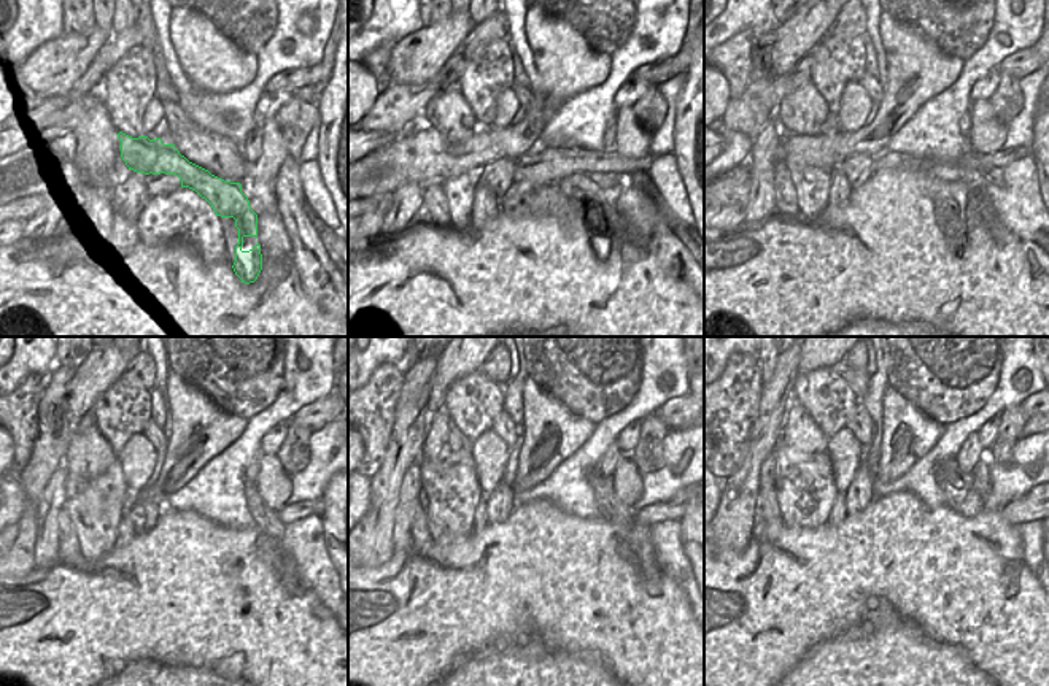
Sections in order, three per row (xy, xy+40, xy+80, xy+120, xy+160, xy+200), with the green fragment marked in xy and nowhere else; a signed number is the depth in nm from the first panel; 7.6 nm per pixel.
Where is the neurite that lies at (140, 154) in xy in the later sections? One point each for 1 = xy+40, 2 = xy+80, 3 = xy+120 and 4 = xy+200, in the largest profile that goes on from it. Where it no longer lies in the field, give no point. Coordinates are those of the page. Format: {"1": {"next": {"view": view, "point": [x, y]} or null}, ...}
{"1": {"next": {"view": "xy+40", "point": [580, 188]}}, "2": {"next": {"view": "xy+80", "point": [946, 196]}}, "3": {"next": {"view": "xy+120", "point": [234, 551]}}, "4": {"next": {"view": "xy+200", "point": [941, 547]}}}

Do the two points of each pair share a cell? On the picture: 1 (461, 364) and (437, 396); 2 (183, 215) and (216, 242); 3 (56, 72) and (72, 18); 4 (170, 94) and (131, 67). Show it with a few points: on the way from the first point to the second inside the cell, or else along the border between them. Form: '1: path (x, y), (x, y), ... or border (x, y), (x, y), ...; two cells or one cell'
1: path (453, 372), (439, 388); one cell
2: border (215, 215), (185, 224), (172, 237), (161, 242); two cells
3: border (94, 24), (86, 32), (64, 34); two cells
4: border (158, 80), (154, 96); two cells

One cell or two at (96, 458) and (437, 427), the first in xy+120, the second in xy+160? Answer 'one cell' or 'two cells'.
one cell

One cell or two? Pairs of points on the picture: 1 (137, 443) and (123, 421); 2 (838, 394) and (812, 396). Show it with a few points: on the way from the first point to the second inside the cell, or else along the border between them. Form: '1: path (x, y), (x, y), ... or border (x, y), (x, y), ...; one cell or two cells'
1: border (140, 432), (131, 437), (116, 458); two cells
2: path (832, 394), (819, 394); one cell

